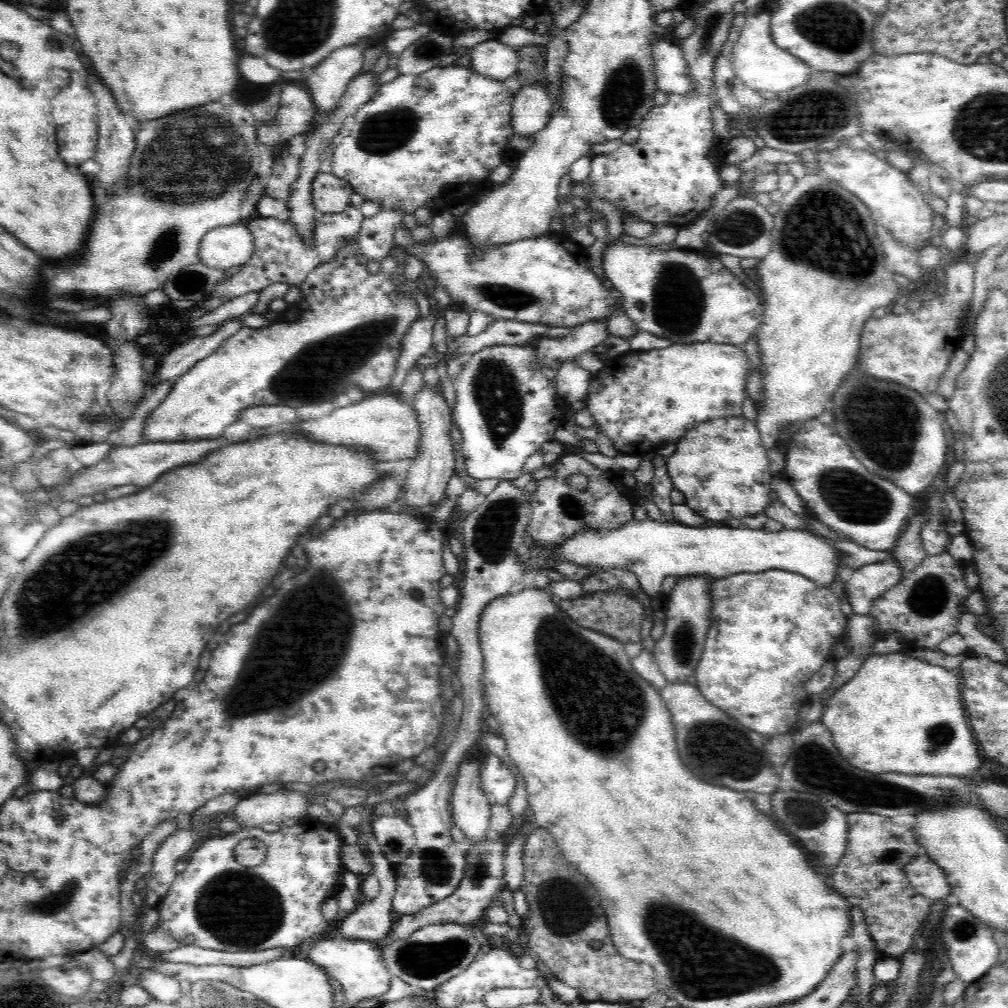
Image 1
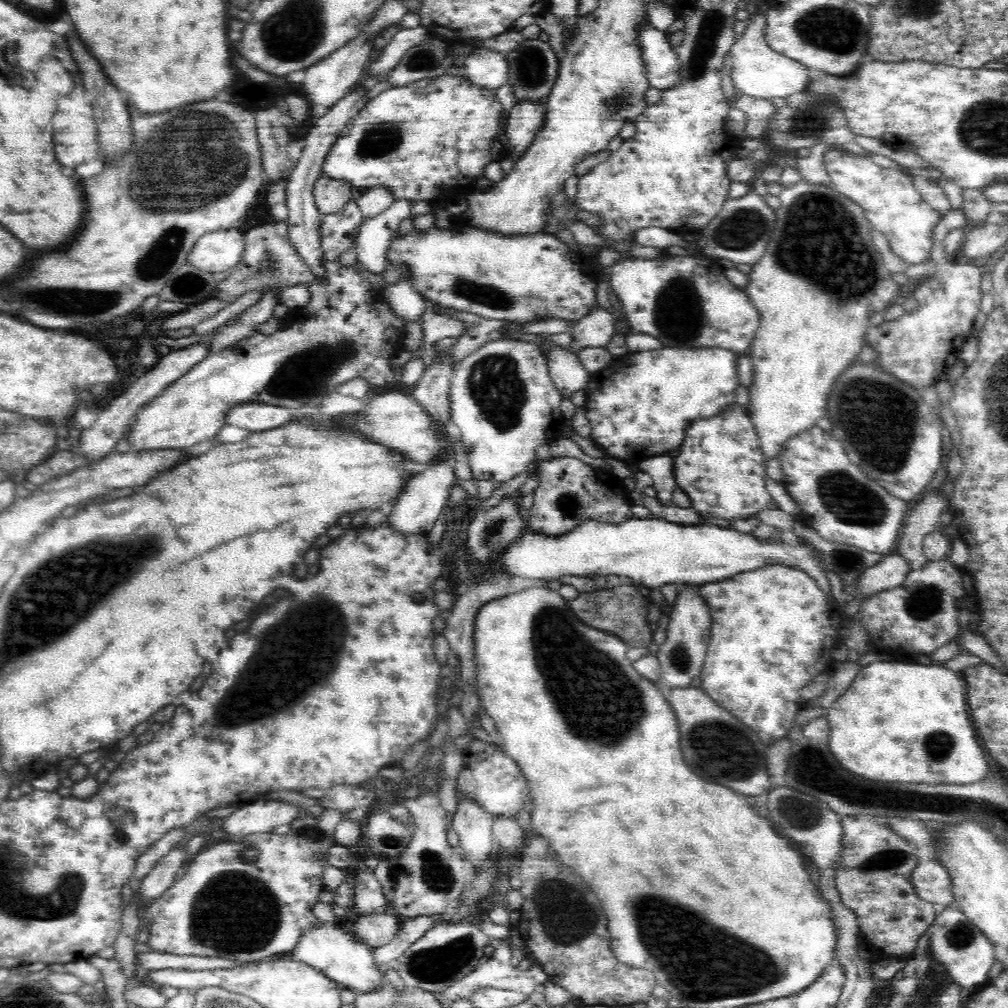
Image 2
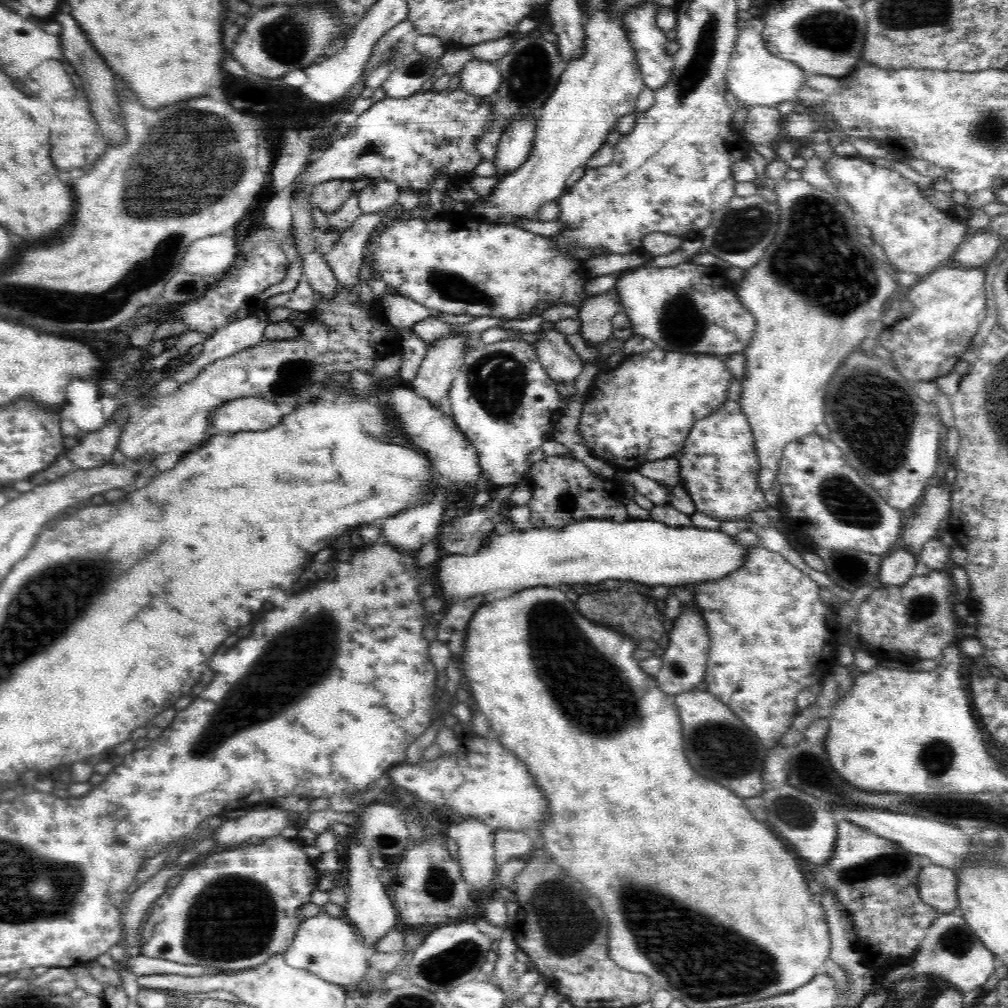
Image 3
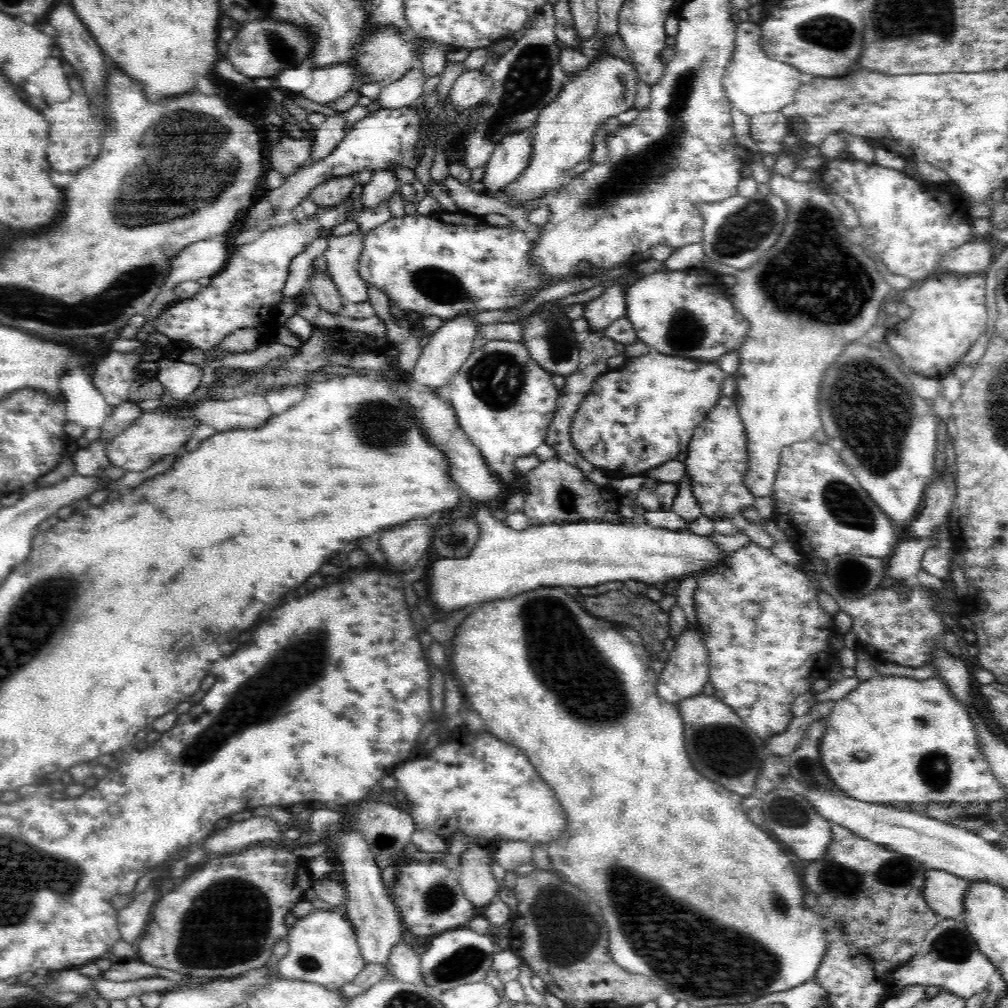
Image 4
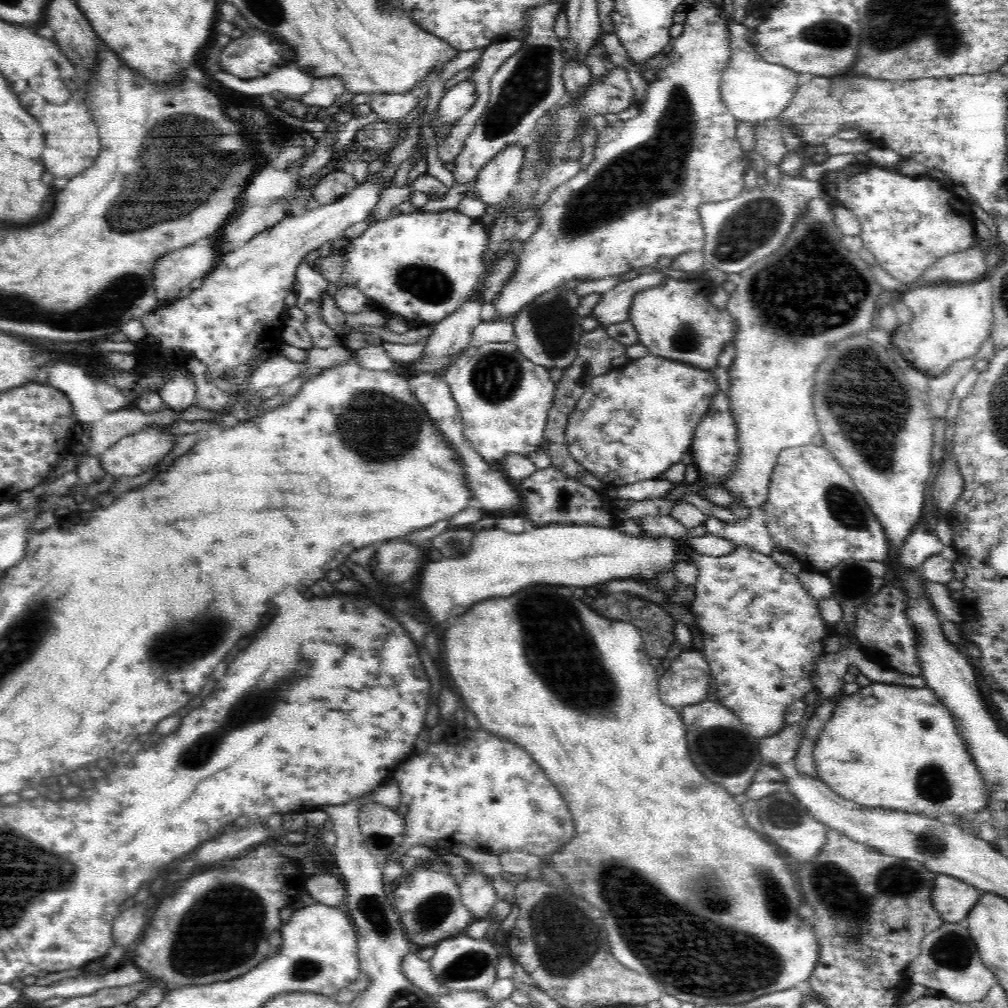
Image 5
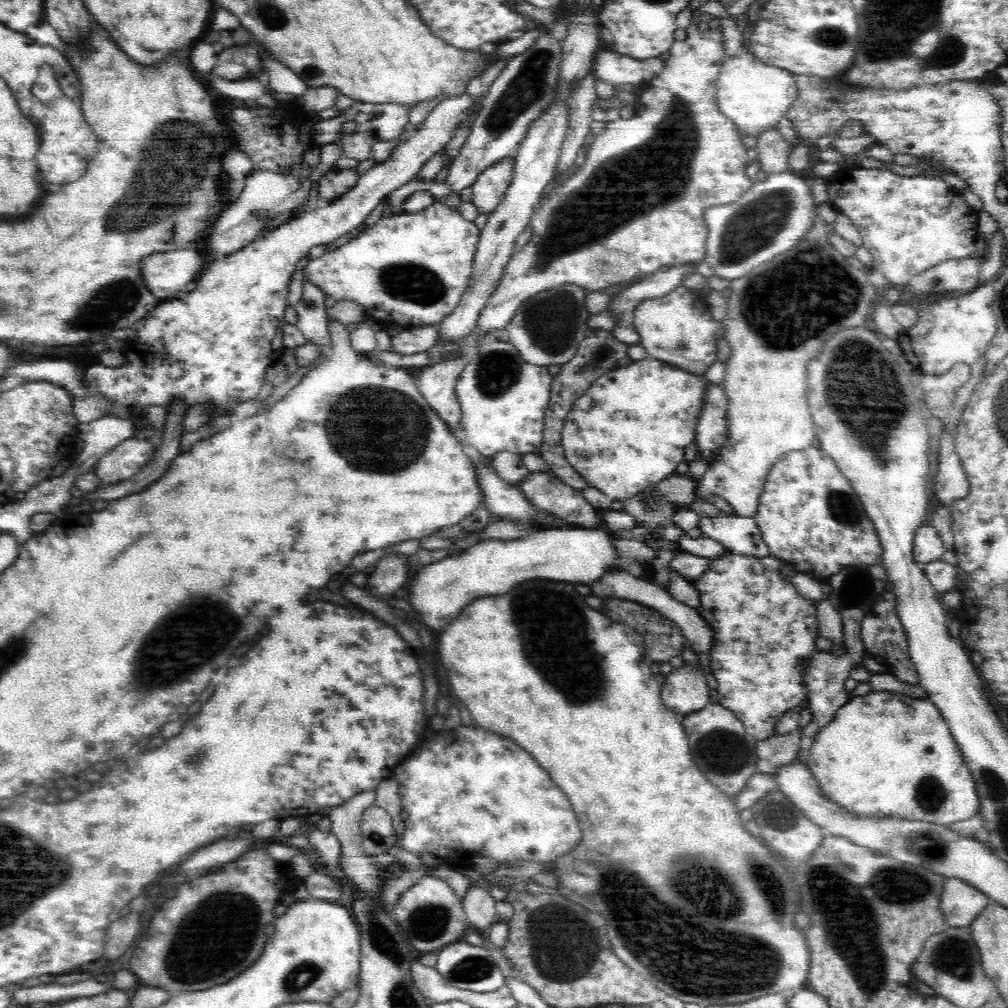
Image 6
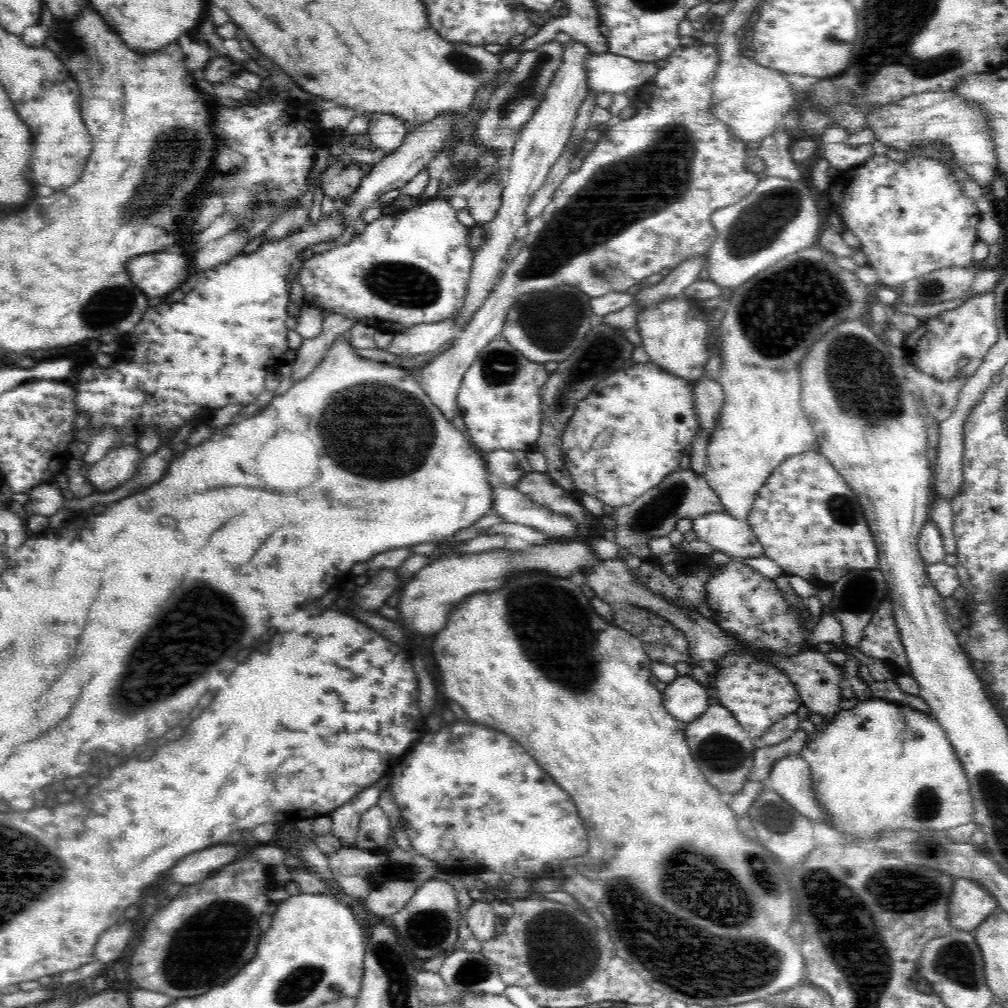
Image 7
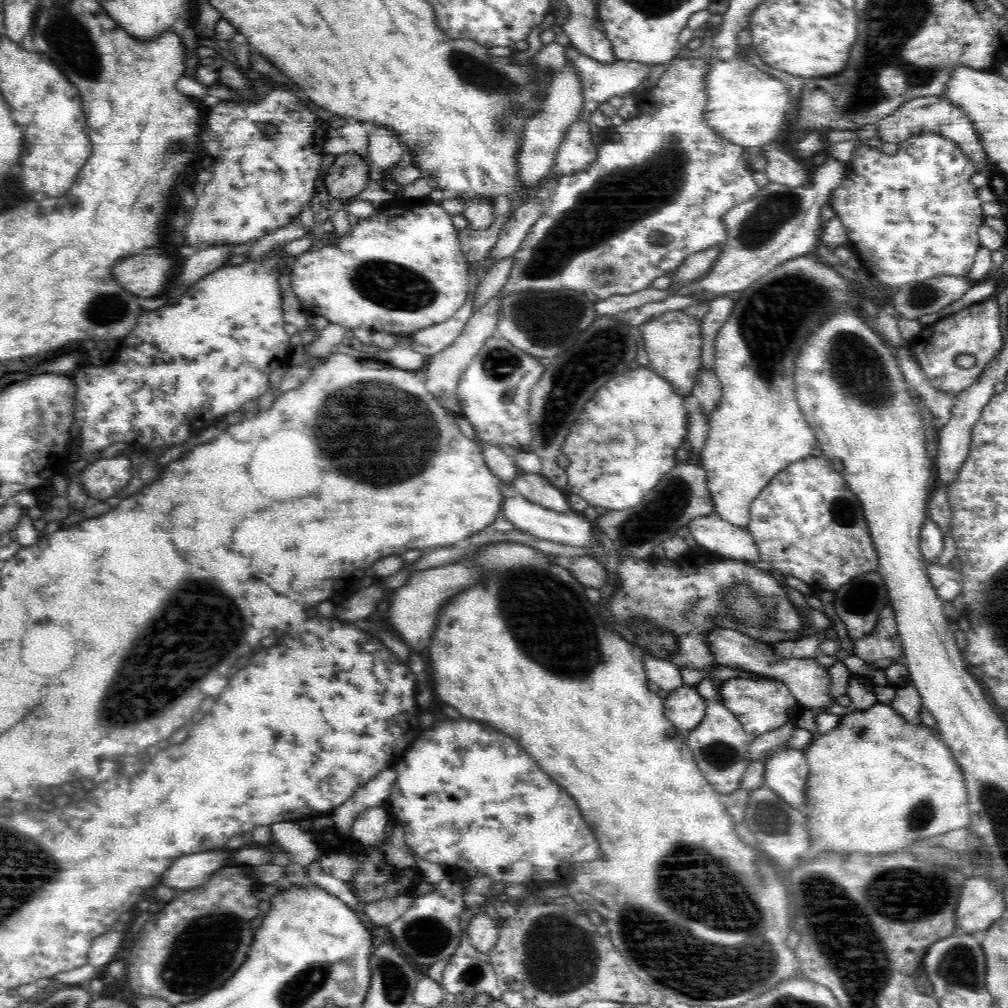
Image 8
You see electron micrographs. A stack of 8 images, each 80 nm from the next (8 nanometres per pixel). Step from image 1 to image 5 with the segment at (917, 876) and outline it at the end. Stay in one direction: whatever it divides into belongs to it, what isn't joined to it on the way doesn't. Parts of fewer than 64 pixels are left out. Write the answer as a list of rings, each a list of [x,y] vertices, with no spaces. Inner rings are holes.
[[[936,874],[936,890],[932,902],[945,922],[966,921],[980,900],[982,892],[974,885],[950,875]]]

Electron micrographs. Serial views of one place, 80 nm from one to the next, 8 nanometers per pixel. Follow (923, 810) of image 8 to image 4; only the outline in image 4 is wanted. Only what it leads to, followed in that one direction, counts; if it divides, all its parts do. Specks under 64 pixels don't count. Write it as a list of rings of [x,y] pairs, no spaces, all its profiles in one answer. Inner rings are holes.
[[[879,675],[871,679],[860,681],[860,684],[843,699],[834,702],[830,714],[824,716],[823,720],[827,724],[826,734],[821,738],[819,744],[819,757],[823,768],[827,772],[829,779],[837,790],[841,790],[850,798],[870,802],[872,804],[890,804],[890,806],[904,806],[904,804],[924,804],[924,802],[939,802],[940,804],[982,804],[982,802],[992,802],[1005,798],[1005,788],[1001,782],[996,780],[992,774],[988,763],[983,758],[979,745],[976,726],[971,714],[967,711],[967,706],[956,700],[949,691],[943,678],[933,675],[926,680],[914,680],[913,678],[902,678],[901,676]]]

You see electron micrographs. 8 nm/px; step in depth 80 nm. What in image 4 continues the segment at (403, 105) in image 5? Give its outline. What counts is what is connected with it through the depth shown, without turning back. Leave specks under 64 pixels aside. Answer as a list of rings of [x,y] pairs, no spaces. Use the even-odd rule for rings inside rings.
[[[415,59],[412,70],[408,70],[400,80],[396,80],[396,82],[388,81],[382,87],[380,94],[375,98],[378,101],[378,106],[390,110],[410,106],[414,100],[422,96],[425,81],[422,67],[418,63],[418,59]]]

